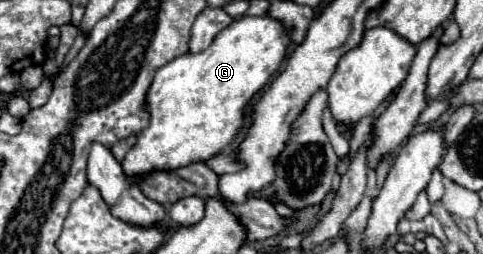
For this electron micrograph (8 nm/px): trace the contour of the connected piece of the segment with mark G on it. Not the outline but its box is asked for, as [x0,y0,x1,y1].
[125,16,291,178]

